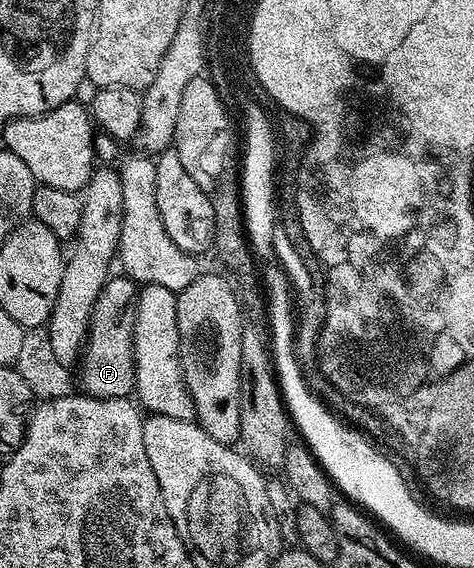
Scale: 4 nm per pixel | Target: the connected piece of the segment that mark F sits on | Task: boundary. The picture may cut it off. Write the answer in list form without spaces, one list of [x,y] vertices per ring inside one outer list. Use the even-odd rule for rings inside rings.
[[[126,275],[110,276],[96,299],[95,309],[90,313],[88,335],[79,356],[81,365],[81,387],[84,394],[96,399],[127,399],[134,394],[135,373],[133,372],[133,326],[137,316],[136,298],[138,286]]]

